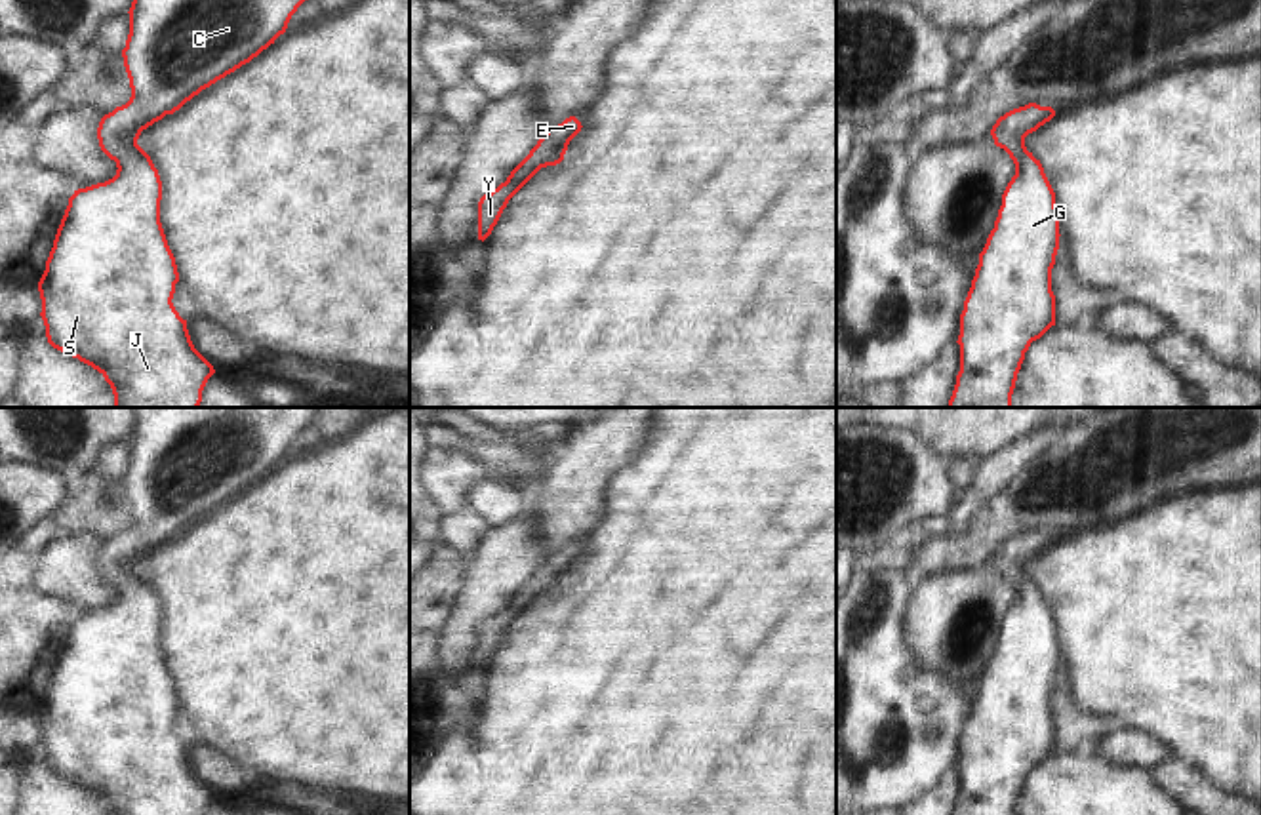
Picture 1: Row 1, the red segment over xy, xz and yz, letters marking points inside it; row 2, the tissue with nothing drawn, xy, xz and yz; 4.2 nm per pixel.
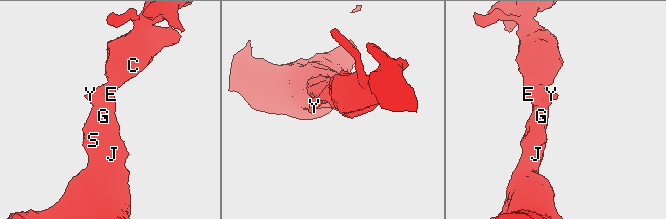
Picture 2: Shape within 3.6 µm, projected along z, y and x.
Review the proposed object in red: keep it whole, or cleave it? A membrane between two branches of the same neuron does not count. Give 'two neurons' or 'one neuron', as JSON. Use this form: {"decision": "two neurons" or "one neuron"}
{"decision": "one neuron"}

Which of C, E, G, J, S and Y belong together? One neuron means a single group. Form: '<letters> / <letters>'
C E G J S Y

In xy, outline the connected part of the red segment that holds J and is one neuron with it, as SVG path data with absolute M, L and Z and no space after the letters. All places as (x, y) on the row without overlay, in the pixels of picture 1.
M133 408L130 461L122 476L131 524L105 541L97 554L101 577L116 588L116 602L74 617L38 708L48 769L97 796L110 815L204 815L215 800L194 775L187 746L171 726L179 699L160 649L162 607L137 571L143 556L173 541L217 507L250 489L286 459L291 442L322 408Z

